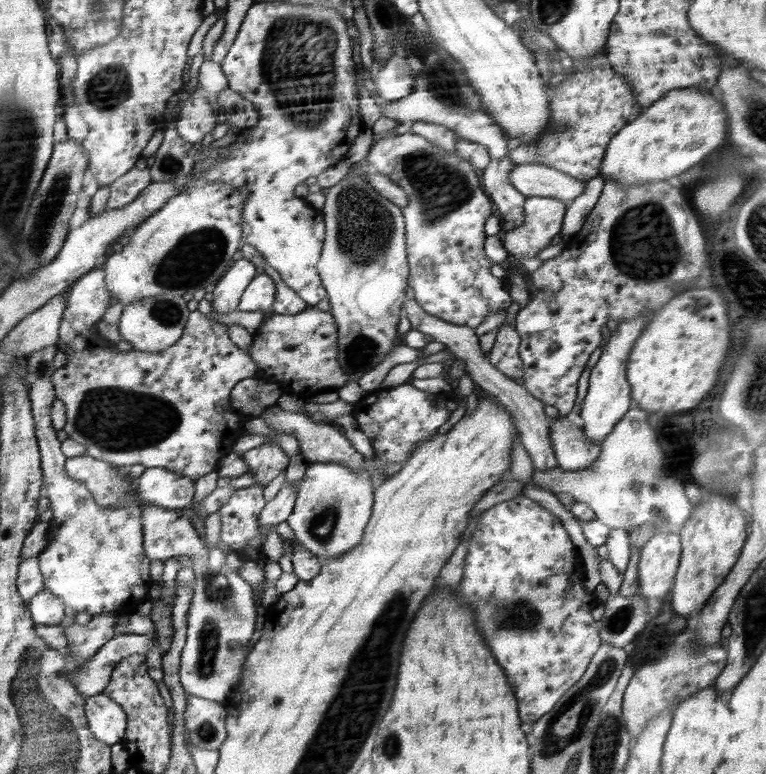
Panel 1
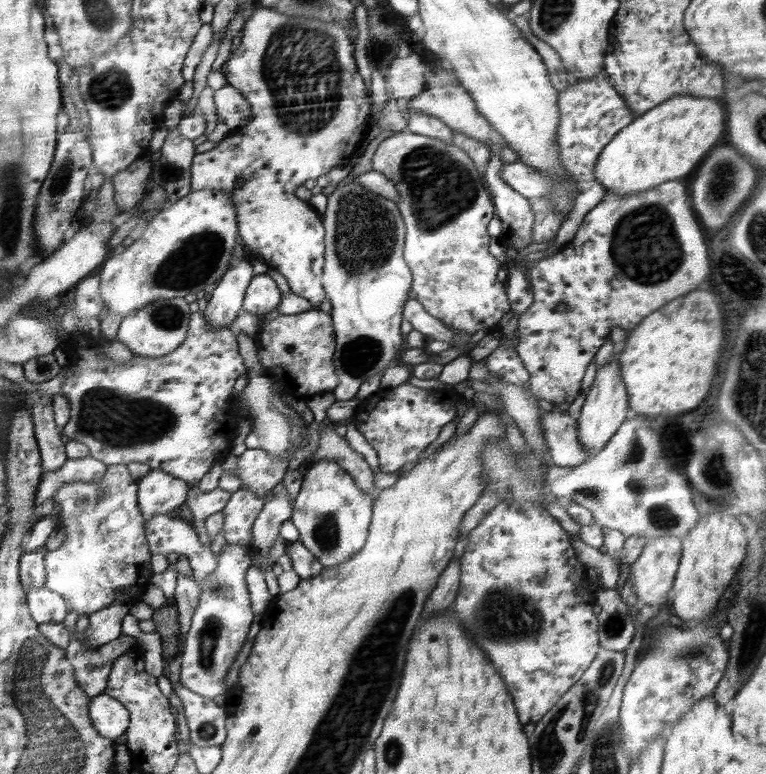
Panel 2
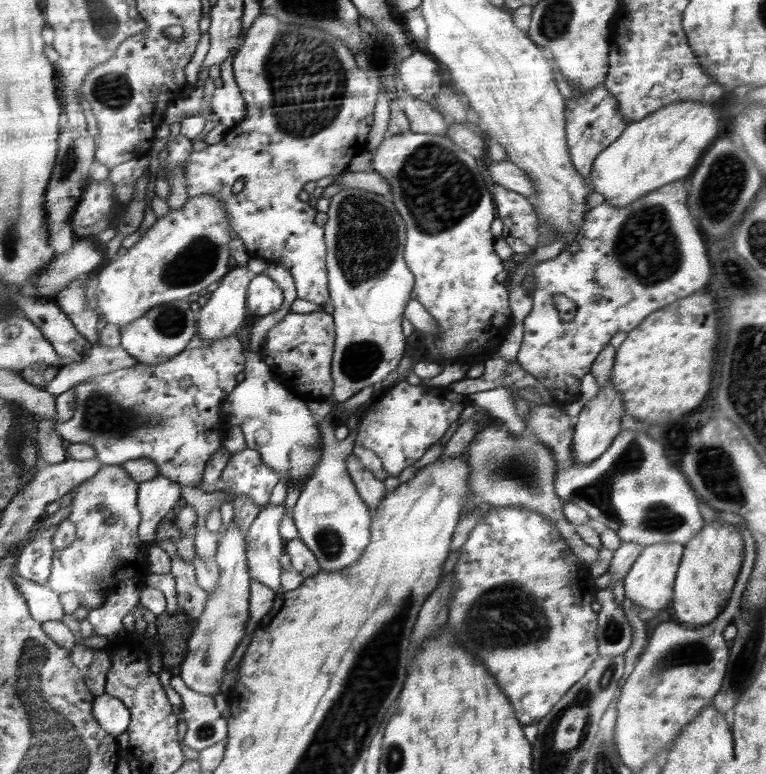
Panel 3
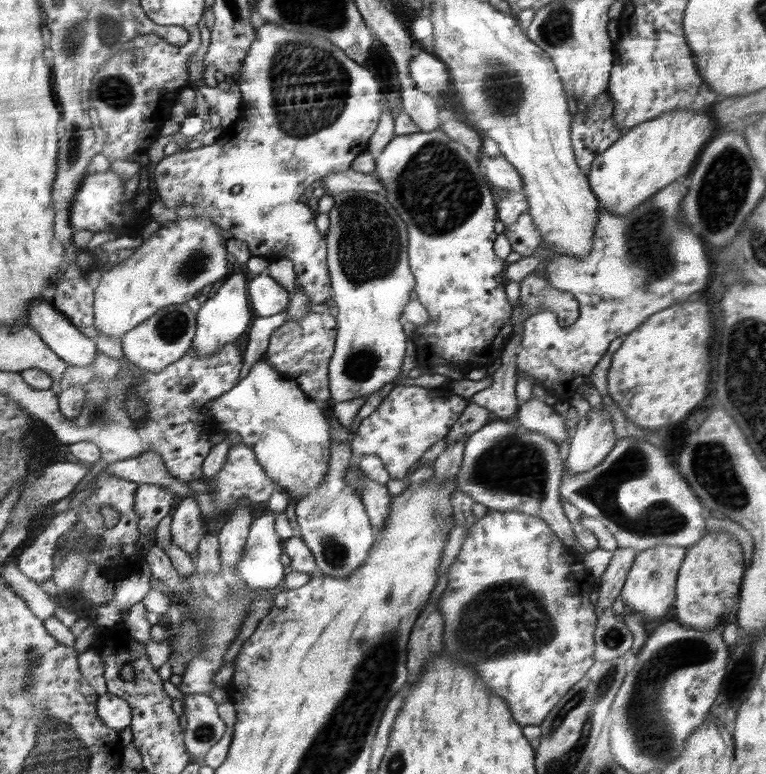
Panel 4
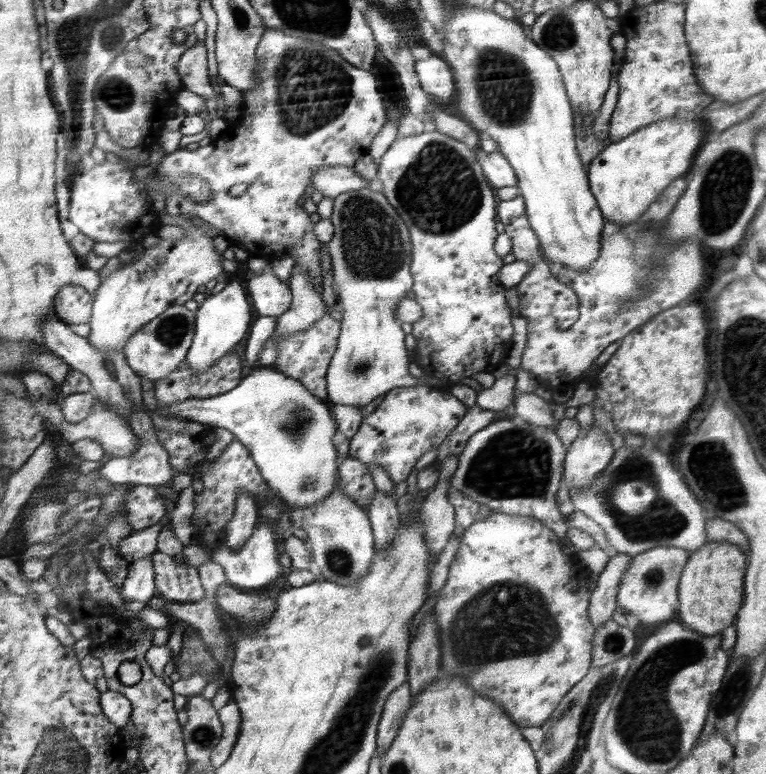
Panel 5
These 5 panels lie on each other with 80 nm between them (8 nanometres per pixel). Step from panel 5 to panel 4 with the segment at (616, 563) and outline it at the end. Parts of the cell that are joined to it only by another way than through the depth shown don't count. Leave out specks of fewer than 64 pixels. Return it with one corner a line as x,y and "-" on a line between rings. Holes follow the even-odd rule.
617,548
613,552
607,569
600,577
601,589
596,595
598,614
602,614
604,610
610,608
616,597
621,594
637,554
637,550
633,548

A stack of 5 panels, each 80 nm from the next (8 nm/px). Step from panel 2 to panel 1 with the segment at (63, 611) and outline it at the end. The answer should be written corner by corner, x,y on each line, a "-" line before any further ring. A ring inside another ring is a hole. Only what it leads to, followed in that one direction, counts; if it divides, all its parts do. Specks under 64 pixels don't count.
46,588
37,592
28,604
28,609
32,612
31,619
40,625
60,624
65,616
64,608
62,599

